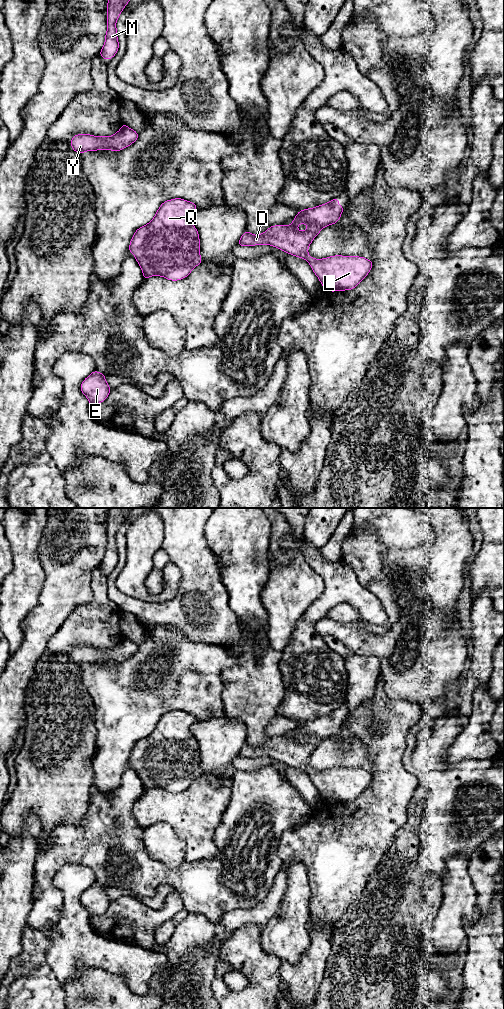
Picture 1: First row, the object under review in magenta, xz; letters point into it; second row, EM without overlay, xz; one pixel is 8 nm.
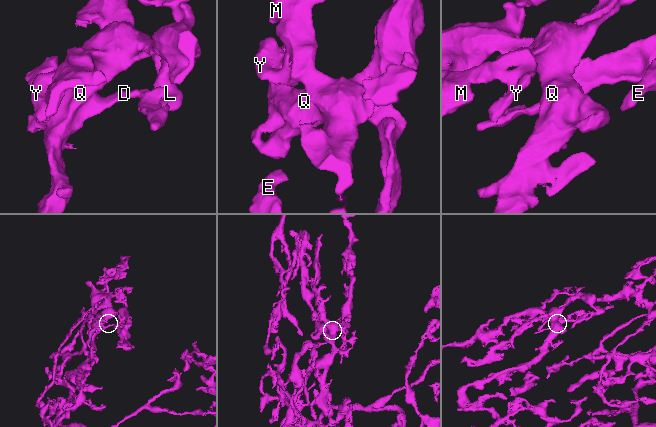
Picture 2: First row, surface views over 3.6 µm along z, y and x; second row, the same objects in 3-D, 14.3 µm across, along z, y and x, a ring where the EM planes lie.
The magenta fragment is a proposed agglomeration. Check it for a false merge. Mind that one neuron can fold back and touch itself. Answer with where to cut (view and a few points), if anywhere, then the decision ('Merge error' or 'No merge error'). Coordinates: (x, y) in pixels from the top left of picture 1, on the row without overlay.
No split. No merge error

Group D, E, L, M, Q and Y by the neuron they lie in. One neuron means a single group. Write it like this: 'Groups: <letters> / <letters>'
Groups: D E L M Q Y

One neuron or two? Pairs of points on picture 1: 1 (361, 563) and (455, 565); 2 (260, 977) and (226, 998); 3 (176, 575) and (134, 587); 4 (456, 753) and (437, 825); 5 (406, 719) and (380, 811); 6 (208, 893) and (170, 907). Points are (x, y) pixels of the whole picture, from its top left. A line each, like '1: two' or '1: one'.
1: one
2: one
3: one
4: two
5: one
6: two

